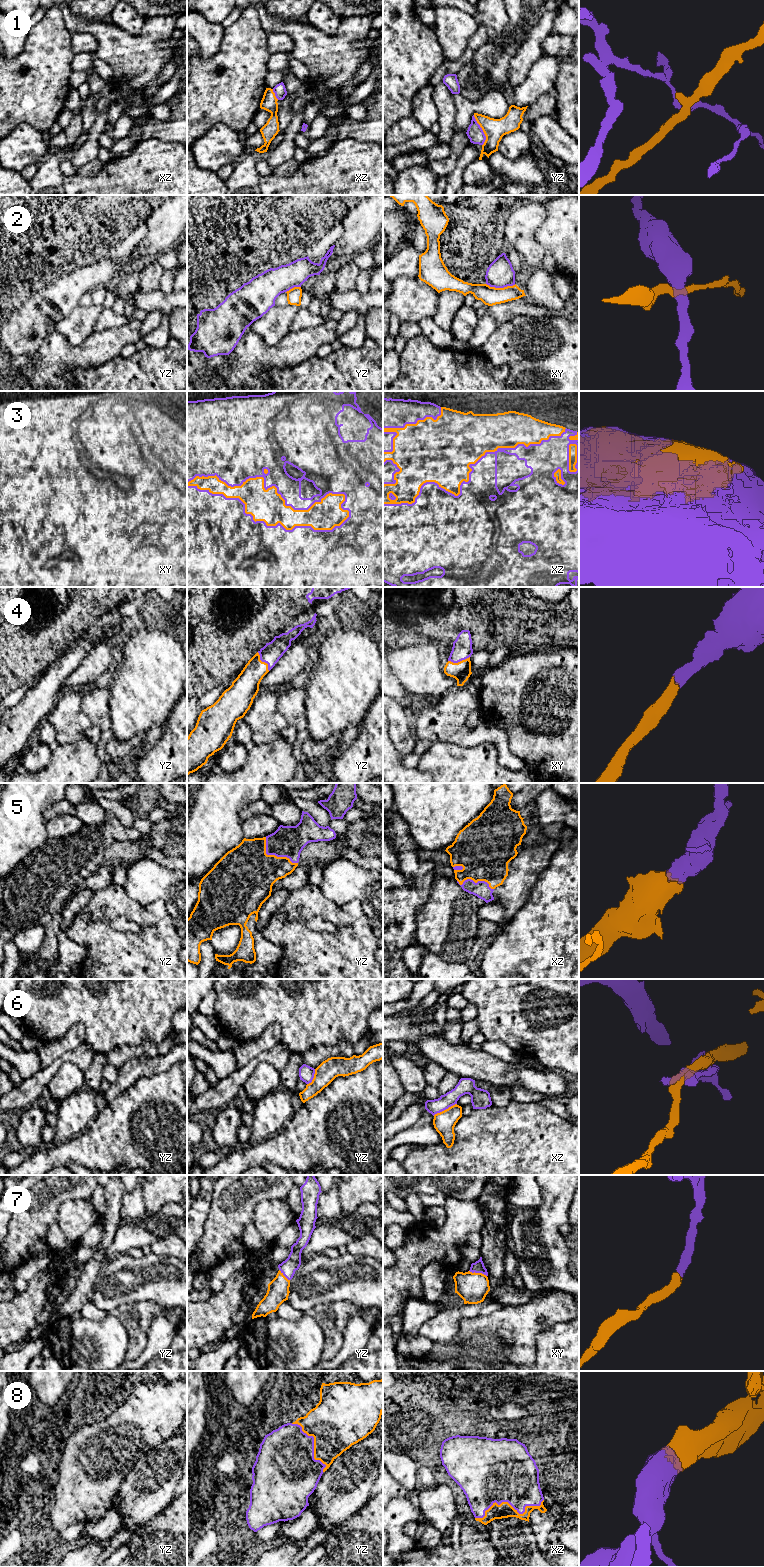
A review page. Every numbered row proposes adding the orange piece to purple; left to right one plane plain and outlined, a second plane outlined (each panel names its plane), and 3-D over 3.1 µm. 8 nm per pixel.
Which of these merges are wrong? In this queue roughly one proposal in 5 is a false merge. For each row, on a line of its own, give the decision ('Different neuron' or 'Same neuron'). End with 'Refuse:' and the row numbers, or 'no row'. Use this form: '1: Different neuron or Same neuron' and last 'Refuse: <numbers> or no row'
1: Different neuron
2: Different neuron
3: Same neuron
4: Same neuron
5: Same neuron
6: Different neuron
7: Same neuron
8: Same neuron
Refuse: 1, 2, 6

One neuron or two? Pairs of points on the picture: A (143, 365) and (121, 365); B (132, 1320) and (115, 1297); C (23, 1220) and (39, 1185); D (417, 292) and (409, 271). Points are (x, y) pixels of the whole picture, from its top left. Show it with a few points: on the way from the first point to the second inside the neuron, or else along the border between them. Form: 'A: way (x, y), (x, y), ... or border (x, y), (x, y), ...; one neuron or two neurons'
A: way (138, 368), (126, 368); one neuron
B: border (143, 1300), (122, 1303), (107, 1312); two neurons
C: way (33, 1216), (39, 1195); one neuron
D: border (416, 276), (401, 276), (393, 281); two neurons

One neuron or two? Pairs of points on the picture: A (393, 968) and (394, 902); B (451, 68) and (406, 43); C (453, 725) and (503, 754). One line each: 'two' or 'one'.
A: one
B: two
C: one

